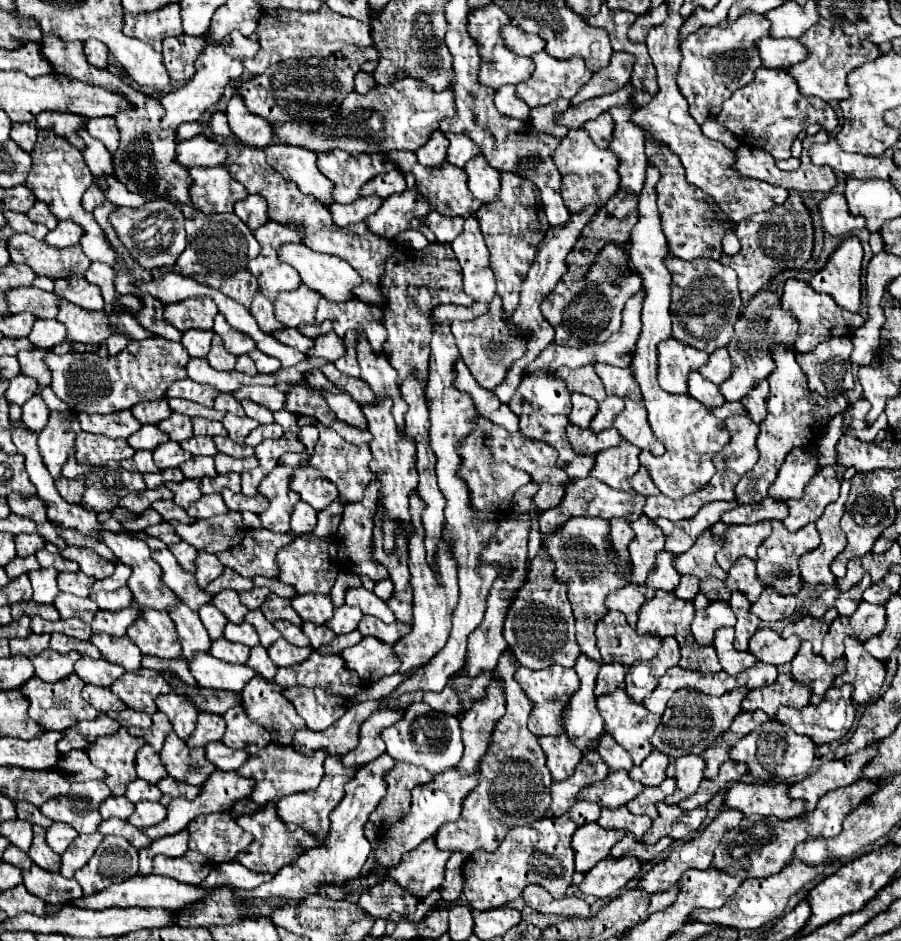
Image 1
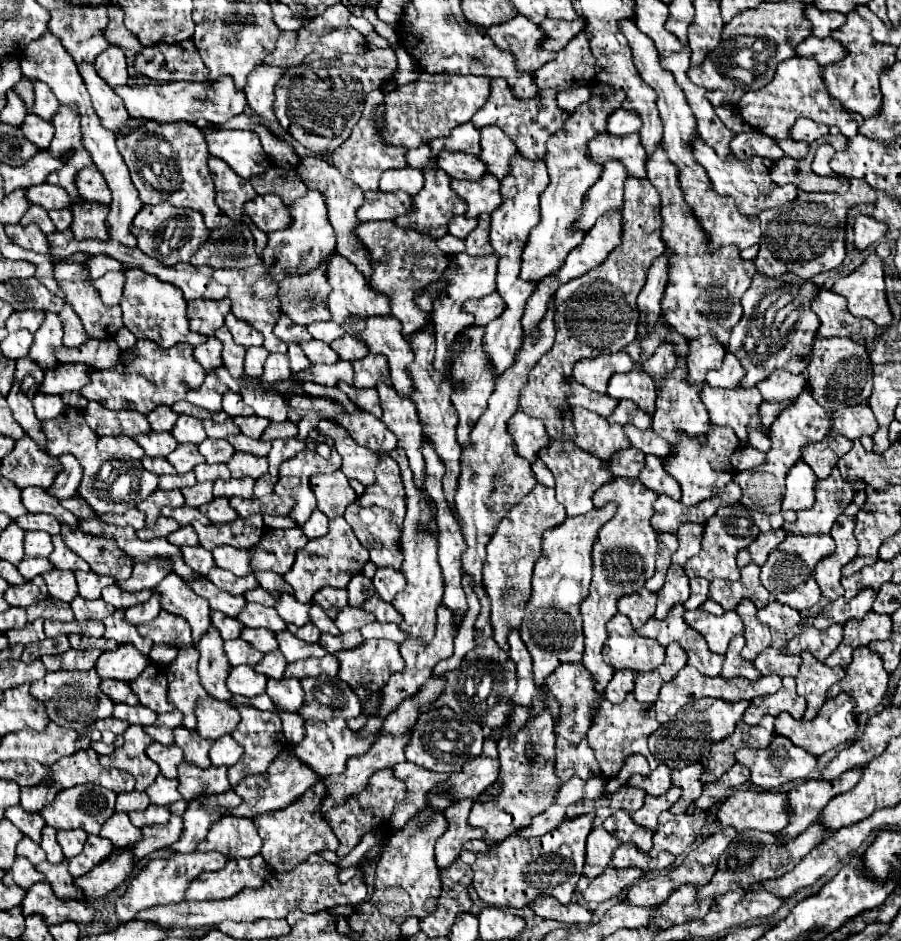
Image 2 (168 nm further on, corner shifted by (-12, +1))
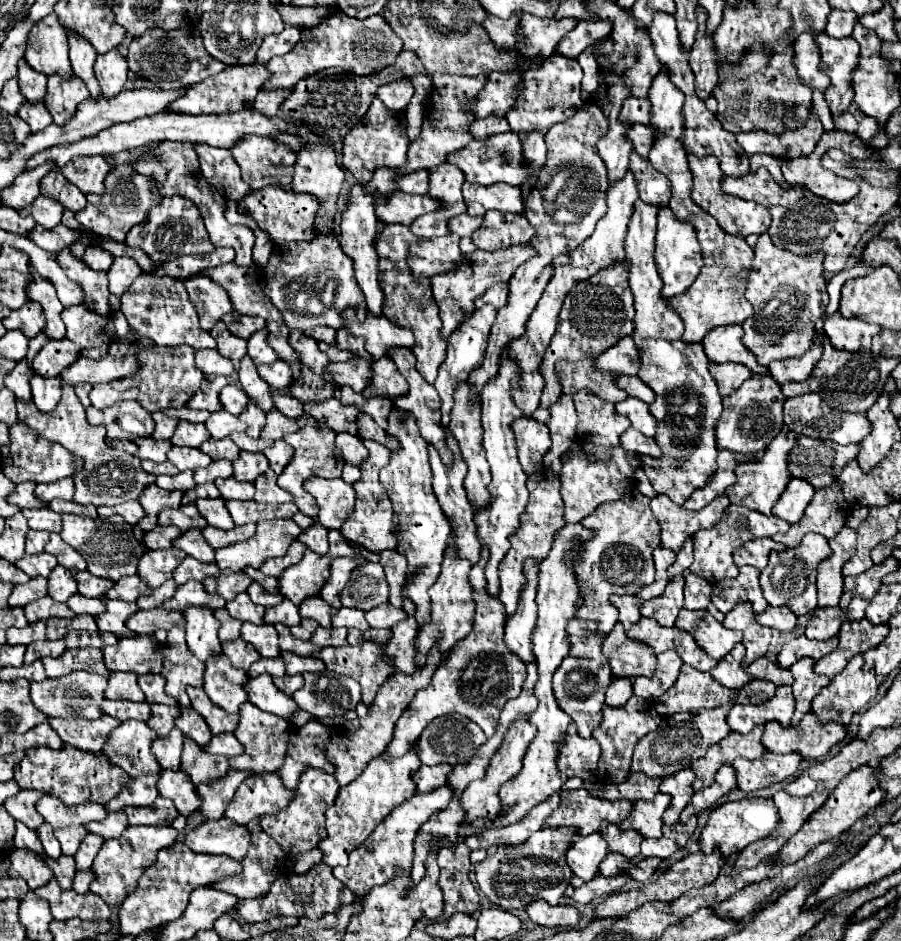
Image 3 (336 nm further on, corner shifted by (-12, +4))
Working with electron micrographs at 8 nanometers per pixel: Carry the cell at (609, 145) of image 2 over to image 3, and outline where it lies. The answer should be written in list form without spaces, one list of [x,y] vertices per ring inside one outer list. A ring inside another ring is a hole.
[[[633,124],[631,130],[629,130],[629,140],[633,142],[633,150],[641,156],[647,156],[649,154],[649,148],[653,146],[653,128],[645,126],[645,124]]]

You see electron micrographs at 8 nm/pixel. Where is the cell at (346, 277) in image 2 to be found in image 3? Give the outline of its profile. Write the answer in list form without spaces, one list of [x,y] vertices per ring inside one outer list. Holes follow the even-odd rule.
[[[353,308],[343,312],[343,328],[347,328],[353,336],[365,340],[365,350],[373,356],[371,360],[387,358],[393,348],[413,348],[413,332],[407,328],[399,328],[385,316],[373,316],[371,312],[361,322],[355,316]]]

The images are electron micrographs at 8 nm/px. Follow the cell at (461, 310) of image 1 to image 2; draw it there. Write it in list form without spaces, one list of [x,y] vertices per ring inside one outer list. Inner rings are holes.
[[[496,291],[481,299],[469,299],[463,305],[464,311],[474,316],[478,326],[485,326],[495,320],[505,308],[505,302]]]

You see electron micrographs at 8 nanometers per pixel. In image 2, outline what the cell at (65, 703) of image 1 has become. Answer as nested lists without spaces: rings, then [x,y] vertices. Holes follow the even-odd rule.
[[[55,671],[55,673],[47,673],[45,679],[31,683],[31,695],[35,699],[39,699],[45,709],[47,715],[53,723],[67,727],[67,729],[83,729],[93,725],[97,719],[105,719],[111,717],[113,713],[113,701],[101,693],[99,689],[101,679],[97,677],[97,671]]]

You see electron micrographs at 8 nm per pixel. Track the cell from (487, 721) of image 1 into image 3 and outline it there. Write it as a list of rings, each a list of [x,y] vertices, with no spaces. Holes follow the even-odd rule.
[[[441,786],[433,792],[421,794],[417,792],[411,800],[407,800],[405,804],[397,806],[371,834],[369,840],[365,840],[365,844],[361,844],[359,848],[355,848],[349,856],[349,864],[345,868],[335,868],[333,874],[337,880],[341,880],[357,898],[363,898],[369,894],[369,890],[373,886],[383,886],[389,880],[393,880],[393,876],[403,870],[403,872],[411,872],[411,862],[413,862],[413,840],[417,836],[417,830],[421,828],[421,824],[425,824],[425,820],[429,820],[431,814],[439,812],[441,808],[447,808],[447,804],[451,802],[451,788],[449,786]]]

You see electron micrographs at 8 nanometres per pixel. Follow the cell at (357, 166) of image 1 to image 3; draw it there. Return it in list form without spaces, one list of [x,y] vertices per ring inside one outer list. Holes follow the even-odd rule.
[[[373,100],[361,124],[351,128],[343,138],[343,166],[355,176],[359,184],[367,184],[373,178],[375,168],[381,166],[405,166],[407,160],[407,120],[405,112],[389,112],[381,100]]]

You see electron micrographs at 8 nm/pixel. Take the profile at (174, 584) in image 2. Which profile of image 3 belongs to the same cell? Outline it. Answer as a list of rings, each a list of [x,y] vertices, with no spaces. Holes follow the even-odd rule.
[[[191,606],[183,612],[187,620],[187,648],[201,662],[207,662],[213,656],[221,654],[221,642],[217,638],[219,624],[209,608]]]

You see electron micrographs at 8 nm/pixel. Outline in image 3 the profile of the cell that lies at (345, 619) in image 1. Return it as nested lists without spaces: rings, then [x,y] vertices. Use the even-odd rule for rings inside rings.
[[[341,608],[333,616],[333,628],[357,628],[357,630],[365,632],[369,628],[369,624],[365,620],[365,612],[353,610],[353,608]]]

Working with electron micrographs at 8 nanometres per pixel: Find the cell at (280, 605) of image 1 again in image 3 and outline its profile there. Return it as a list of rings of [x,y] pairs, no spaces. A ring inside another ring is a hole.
[[[287,598],[281,604],[277,604],[273,608],[267,608],[263,620],[265,620],[265,624],[285,624],[289,628],[301,624],[299,608],[293,602],[289,602]]]

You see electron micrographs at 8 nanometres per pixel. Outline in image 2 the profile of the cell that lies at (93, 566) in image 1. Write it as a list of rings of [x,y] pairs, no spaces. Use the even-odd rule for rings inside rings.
[[[61,527],[61,537],[69,549],[77,551],[77,555],[81,555],[81,559],[91,565],[93,573],[109,575],[117,583],[129,579],[133,561],[123,555],[123,551],[119,551],[111,541],[87,537],[81,529],[71,531],[69,527]]]

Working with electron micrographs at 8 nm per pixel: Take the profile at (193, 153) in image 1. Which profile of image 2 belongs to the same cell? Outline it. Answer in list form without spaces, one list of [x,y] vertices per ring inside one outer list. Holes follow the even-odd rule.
[[[211,131],[205,141],[209,155],[223,159],[243,179],[259,175],[271,165],[255,131]]]

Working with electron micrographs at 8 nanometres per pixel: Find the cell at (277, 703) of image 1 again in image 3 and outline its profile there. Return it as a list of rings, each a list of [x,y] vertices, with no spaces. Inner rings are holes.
[[[283,676],[283,678],[273,678],[273,682],[275,682],[275,686],[281,690],[281,692],[285,692],[287,696],[291,696],[293,692],[297,692],[299,688],[301,688],[301,684],[303,684],[303,676]]]

